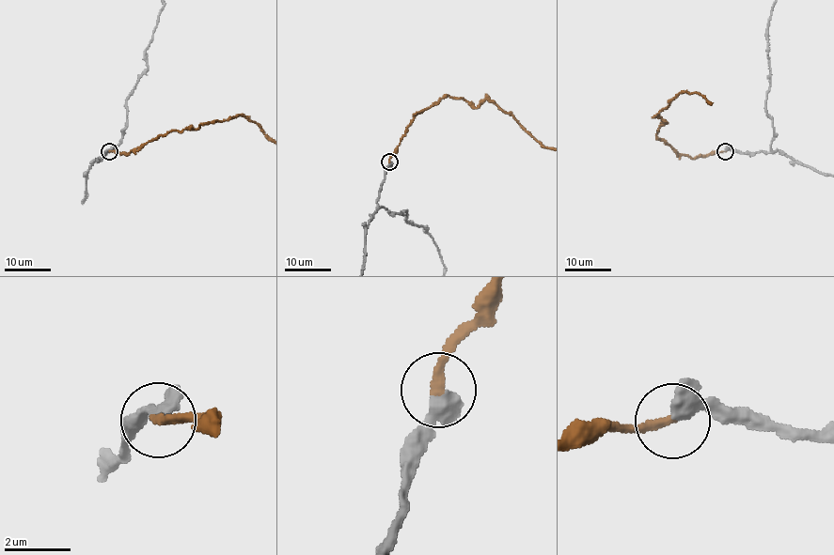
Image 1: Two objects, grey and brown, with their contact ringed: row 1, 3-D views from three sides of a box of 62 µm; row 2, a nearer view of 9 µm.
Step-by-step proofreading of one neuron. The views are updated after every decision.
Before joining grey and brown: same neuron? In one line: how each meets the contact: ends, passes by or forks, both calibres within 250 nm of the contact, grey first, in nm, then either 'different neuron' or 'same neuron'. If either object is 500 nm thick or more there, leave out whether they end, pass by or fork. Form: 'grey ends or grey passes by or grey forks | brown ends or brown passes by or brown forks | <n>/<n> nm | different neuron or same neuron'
500/260 nm | same neuron

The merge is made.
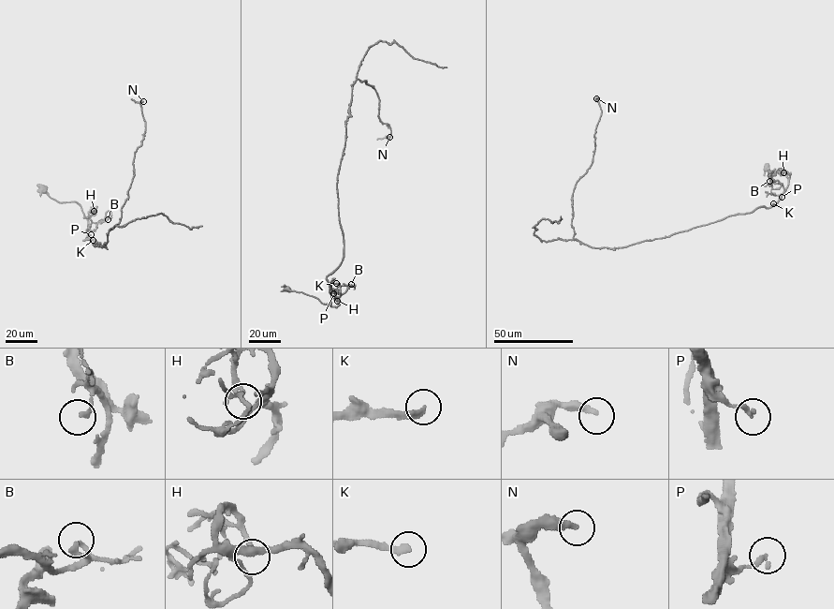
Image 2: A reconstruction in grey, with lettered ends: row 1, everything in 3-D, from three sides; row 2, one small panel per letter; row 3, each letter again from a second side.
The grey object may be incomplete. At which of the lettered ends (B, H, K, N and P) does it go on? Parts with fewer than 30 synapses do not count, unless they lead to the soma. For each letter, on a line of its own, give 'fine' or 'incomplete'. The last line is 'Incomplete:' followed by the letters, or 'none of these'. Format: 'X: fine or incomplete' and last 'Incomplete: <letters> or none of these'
B: fine
H: fine
K: incomplete
N: incomplete
P: fine
Incomplete: K, N

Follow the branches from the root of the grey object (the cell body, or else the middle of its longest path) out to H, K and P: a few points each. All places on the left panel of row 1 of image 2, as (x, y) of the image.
H: (44, 189), (59, 201), (78, 202), (86, 217), (95, 215), (95, 208), (94, 211)
K: (44, 189), (59, 201), (78, 202), (88, 221), (86, 239), (93, 240)
P: (44, 189), (59, 201), (78, 202), (87, 218), (88, 234), (91, 234)

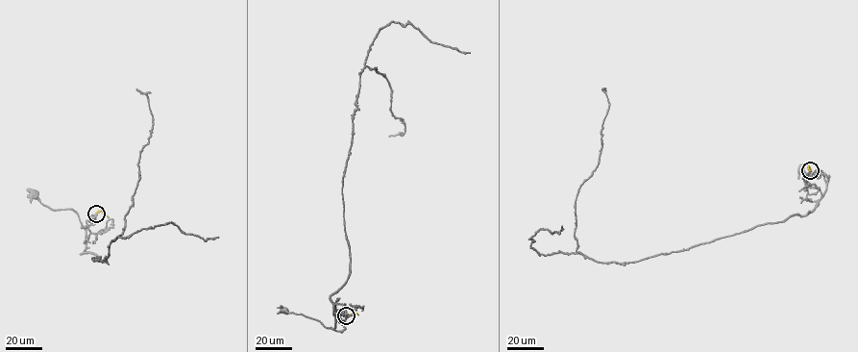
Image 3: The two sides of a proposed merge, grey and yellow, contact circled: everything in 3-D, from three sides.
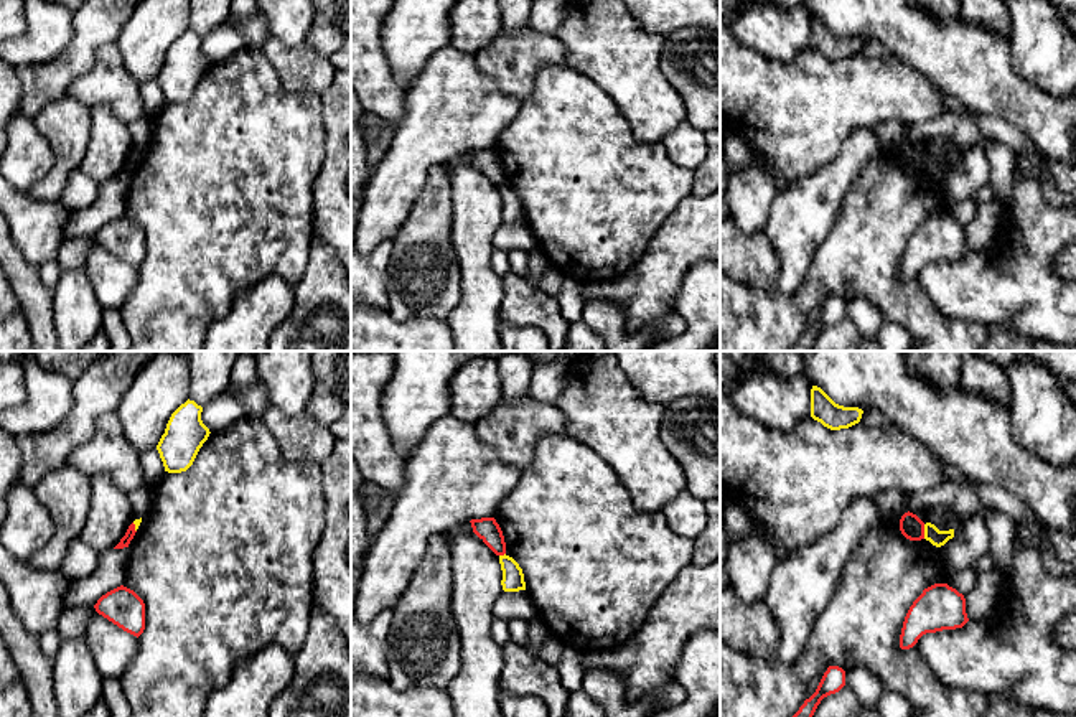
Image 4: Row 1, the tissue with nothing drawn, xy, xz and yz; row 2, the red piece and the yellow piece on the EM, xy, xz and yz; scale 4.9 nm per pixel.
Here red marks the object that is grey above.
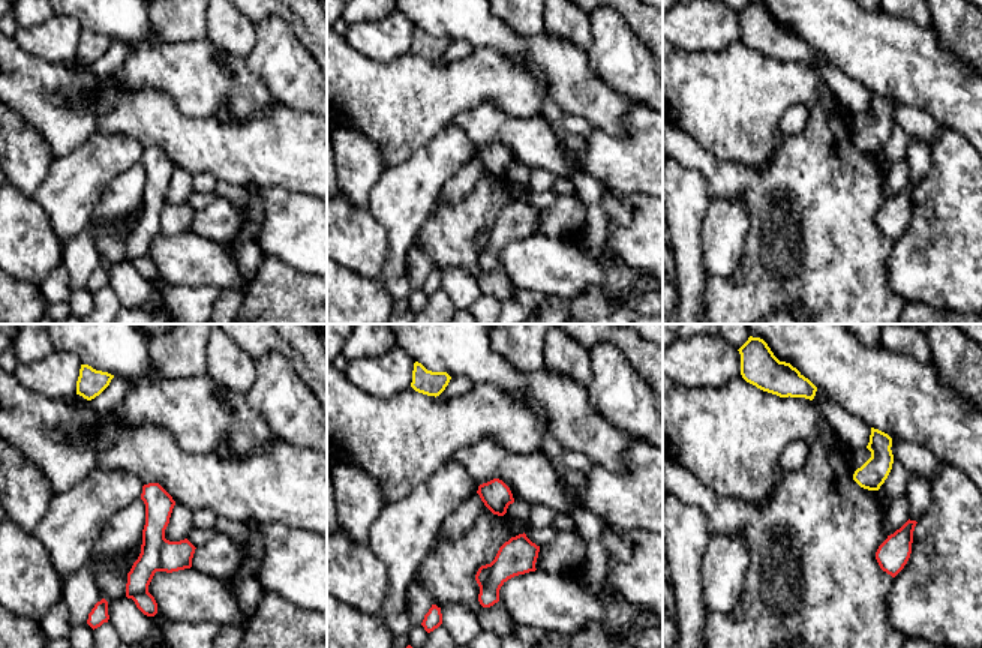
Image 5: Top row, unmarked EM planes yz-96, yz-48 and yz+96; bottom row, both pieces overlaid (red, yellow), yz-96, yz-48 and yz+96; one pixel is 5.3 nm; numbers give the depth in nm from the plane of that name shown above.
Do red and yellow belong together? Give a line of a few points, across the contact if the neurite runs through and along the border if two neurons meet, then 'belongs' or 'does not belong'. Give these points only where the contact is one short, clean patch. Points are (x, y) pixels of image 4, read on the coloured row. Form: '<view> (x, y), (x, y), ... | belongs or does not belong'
yz (923, 524), (925, 538) | does not belong

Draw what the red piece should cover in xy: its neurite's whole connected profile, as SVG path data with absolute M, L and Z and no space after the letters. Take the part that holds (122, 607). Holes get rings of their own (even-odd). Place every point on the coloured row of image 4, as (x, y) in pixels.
M124 585L102 595L94 608L99 615L137 638L145 630L145 603L133 590Z

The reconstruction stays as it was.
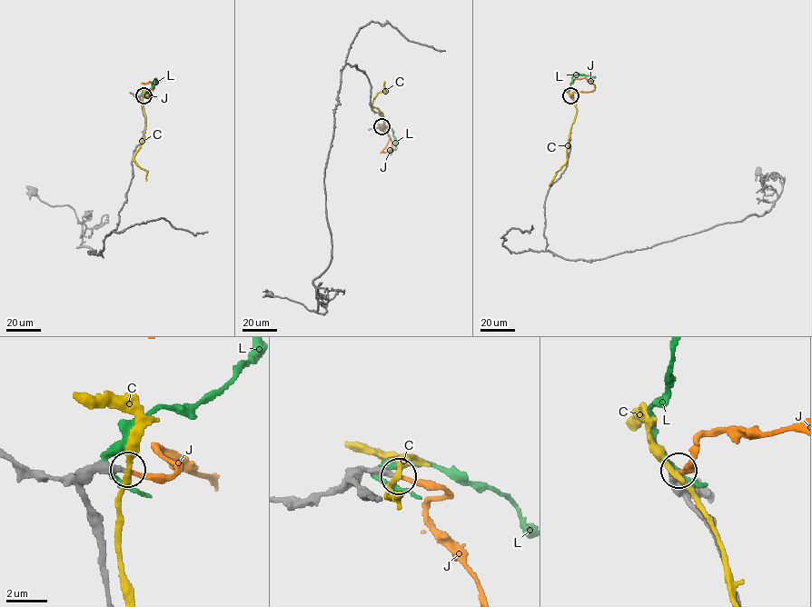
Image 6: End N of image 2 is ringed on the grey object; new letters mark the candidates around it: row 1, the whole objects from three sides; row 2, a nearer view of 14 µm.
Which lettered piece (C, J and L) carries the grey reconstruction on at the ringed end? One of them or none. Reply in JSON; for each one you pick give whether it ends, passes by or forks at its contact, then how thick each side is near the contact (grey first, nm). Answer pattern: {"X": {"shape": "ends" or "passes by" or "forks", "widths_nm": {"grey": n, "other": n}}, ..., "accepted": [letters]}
{"J": {"shape": "ends", "widths_nm": {"grey": 320, "other": 200}}, "accepted": ["J"]}

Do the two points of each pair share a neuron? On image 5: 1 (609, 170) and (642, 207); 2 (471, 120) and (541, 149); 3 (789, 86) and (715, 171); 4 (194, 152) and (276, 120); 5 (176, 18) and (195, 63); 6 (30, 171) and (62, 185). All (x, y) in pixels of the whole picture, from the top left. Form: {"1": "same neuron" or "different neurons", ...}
{"1": "different neurons", "2": "same neuron", "3": "different neurons", "4": "same neuron", "5": "different neurons", "6": "different neurons"}

